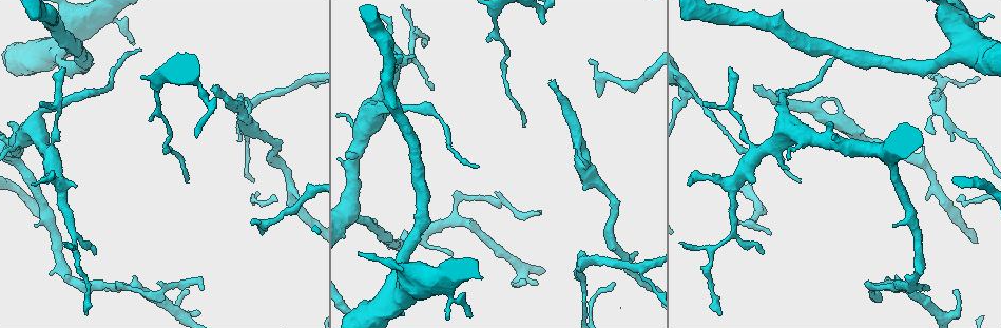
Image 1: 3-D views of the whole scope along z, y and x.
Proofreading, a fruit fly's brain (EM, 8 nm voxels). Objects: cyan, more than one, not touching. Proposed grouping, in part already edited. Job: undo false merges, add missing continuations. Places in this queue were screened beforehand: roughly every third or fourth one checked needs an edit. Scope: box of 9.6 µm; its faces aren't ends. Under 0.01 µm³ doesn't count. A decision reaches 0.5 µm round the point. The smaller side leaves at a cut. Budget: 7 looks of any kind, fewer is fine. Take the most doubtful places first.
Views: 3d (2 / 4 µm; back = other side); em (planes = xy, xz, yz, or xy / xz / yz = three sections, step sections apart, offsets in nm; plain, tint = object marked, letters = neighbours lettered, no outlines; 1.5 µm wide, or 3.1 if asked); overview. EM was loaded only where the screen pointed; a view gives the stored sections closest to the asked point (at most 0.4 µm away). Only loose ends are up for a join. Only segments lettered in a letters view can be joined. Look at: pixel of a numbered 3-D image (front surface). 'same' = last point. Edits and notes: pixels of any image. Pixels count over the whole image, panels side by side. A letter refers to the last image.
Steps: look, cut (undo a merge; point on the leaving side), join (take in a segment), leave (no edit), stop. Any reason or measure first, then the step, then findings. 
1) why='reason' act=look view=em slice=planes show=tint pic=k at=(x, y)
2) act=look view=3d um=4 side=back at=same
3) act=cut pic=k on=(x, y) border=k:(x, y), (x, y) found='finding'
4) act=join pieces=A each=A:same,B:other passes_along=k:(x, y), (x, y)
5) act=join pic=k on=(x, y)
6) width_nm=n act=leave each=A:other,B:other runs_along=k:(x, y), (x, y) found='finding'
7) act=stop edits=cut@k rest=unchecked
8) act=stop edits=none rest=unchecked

why='an open end' act=look view=3d um=2 pic=1 at=(554, 82)

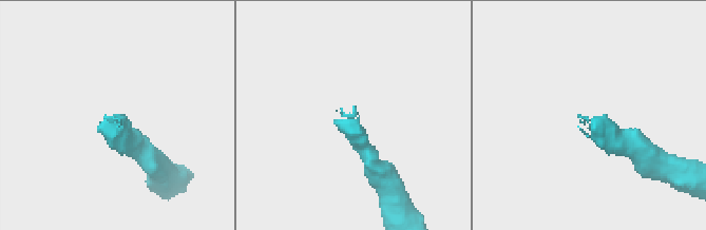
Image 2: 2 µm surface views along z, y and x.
act=look view=em slice=planes show=letters pic=2 at=(354, 111)

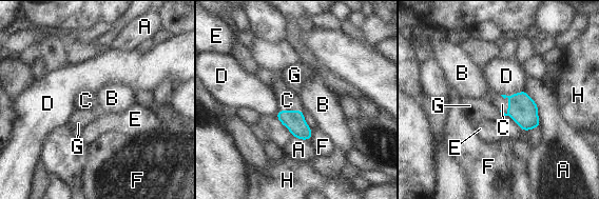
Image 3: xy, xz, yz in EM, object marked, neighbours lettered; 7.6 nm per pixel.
longest_contact=A:320nm act=join pieces=C each=A:other,B:other,C:same,D:other,E:other,F:other,G:other,H:other found='the neuron continues'

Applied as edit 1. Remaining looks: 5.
act=look view=overview

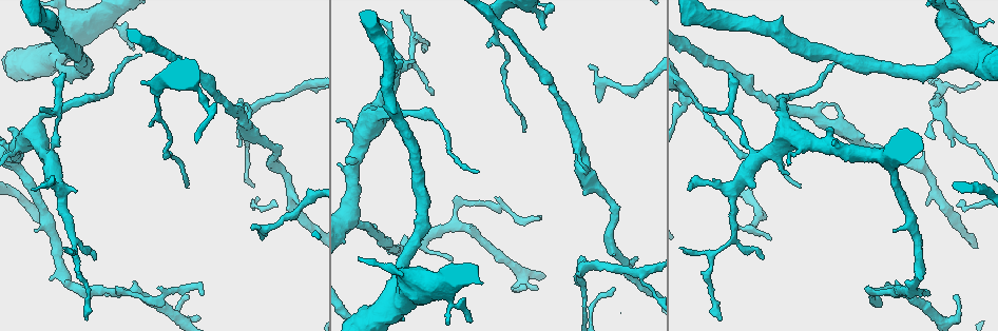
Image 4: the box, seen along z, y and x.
why='tapers out' act=look view=3d um=4 pic=4 at=(201, 293)

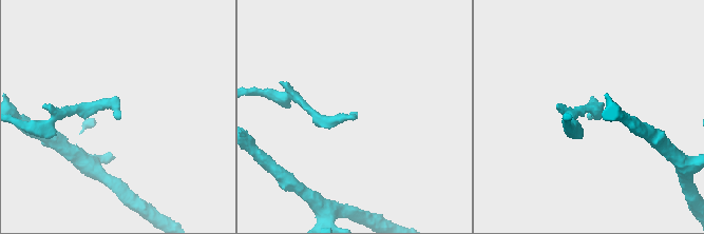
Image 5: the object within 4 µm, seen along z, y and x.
why='need the tissue' act=look view=em slice=planes show=letters pic=5 at=(120, 116)

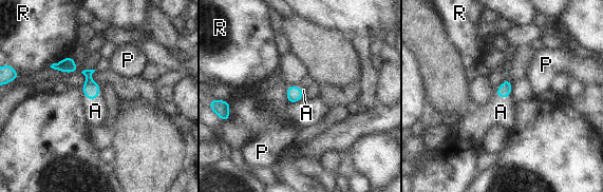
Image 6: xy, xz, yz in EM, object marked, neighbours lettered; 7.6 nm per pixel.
act=join pieces=A each=A:same,P:other,R:other passes_along=6:(91, 90), (94, 99), (95, 111) found='the neuron continues'

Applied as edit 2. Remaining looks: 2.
act=stop edits=join@3,join@6 rest=unchecked

